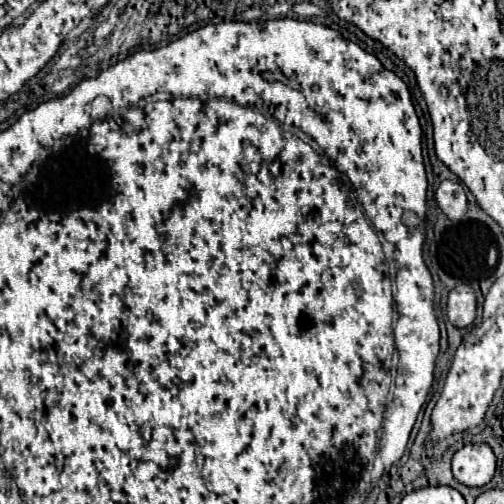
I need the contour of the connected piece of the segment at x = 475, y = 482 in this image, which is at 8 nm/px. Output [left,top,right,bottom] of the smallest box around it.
[452,444,496,488]

